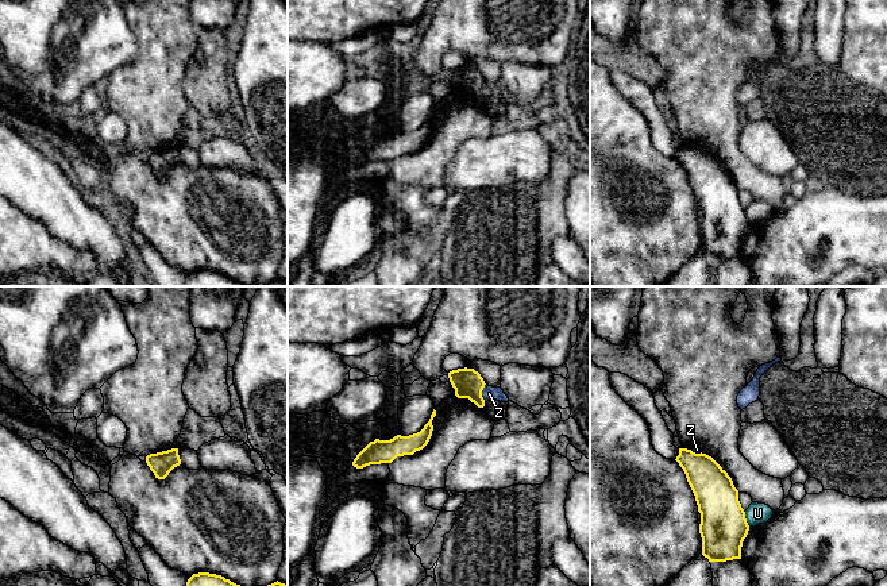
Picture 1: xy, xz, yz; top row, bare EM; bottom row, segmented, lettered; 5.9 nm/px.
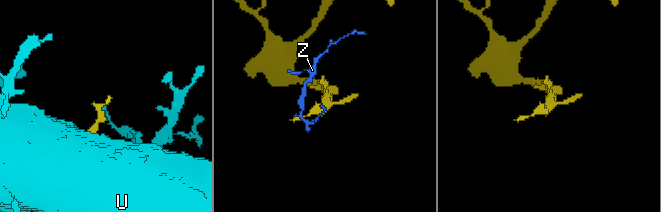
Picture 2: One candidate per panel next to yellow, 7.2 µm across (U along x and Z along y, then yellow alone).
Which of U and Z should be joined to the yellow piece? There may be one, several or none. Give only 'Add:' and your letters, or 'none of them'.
Add: none of them

